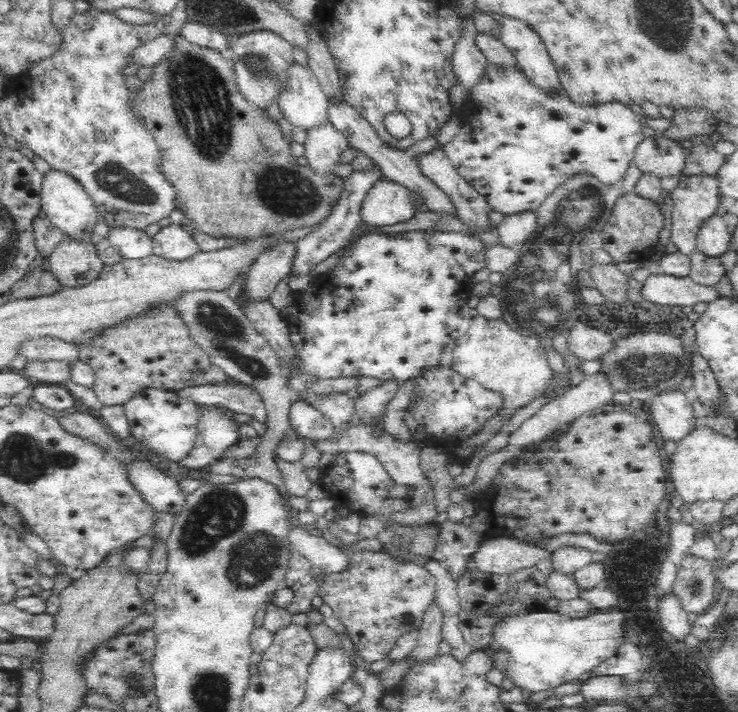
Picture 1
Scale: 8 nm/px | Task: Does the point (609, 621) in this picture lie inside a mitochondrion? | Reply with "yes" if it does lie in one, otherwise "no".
no

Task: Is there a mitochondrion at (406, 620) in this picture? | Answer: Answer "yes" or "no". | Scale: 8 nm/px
yes

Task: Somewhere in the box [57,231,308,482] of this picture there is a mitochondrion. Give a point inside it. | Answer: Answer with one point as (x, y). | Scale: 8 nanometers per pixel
(230, 341)

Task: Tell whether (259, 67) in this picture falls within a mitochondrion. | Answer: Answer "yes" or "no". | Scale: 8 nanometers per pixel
yes

